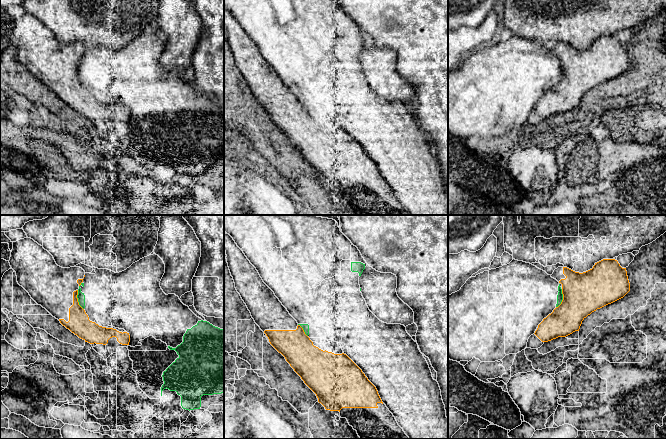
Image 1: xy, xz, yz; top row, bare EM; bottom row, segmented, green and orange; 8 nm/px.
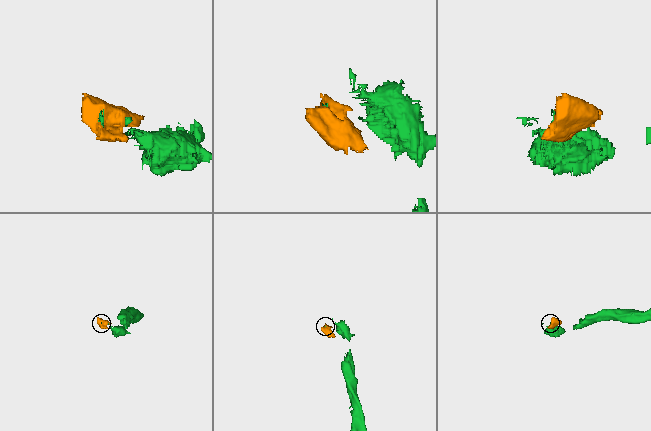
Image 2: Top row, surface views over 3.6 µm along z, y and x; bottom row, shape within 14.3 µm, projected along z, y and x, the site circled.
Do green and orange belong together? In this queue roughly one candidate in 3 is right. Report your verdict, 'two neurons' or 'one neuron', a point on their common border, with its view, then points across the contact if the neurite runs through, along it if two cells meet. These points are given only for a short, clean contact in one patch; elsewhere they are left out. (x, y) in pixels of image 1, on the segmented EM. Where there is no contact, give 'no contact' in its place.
two neurons; contact xy (78, 300)

